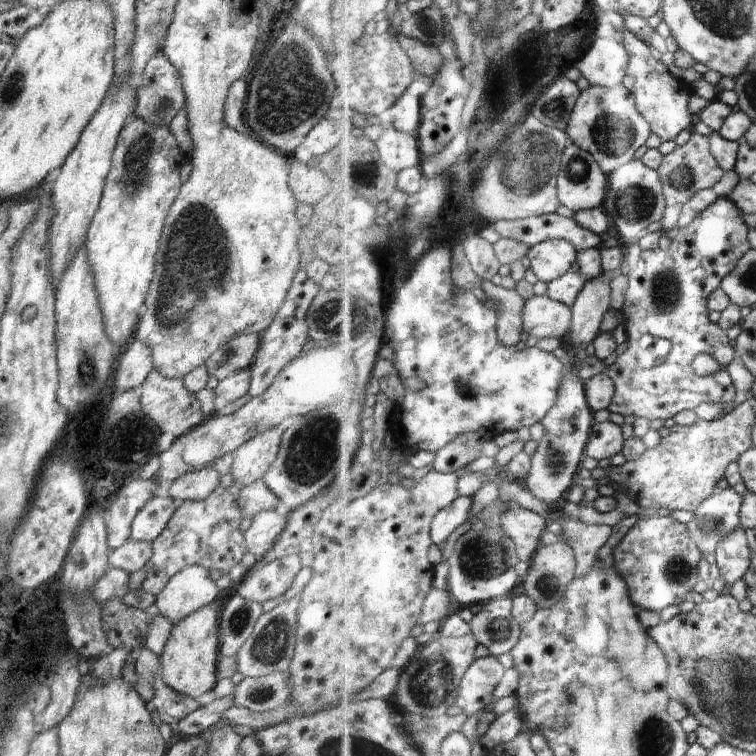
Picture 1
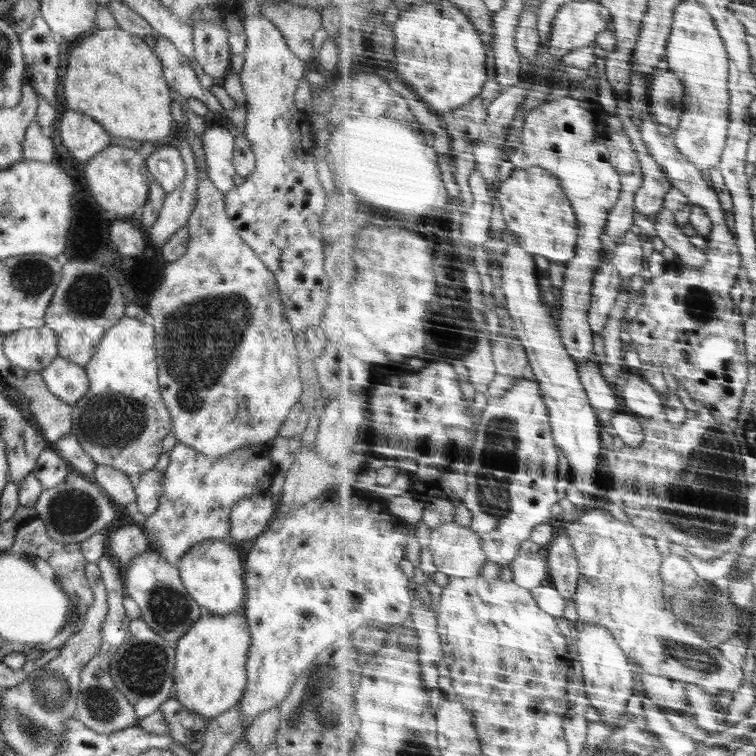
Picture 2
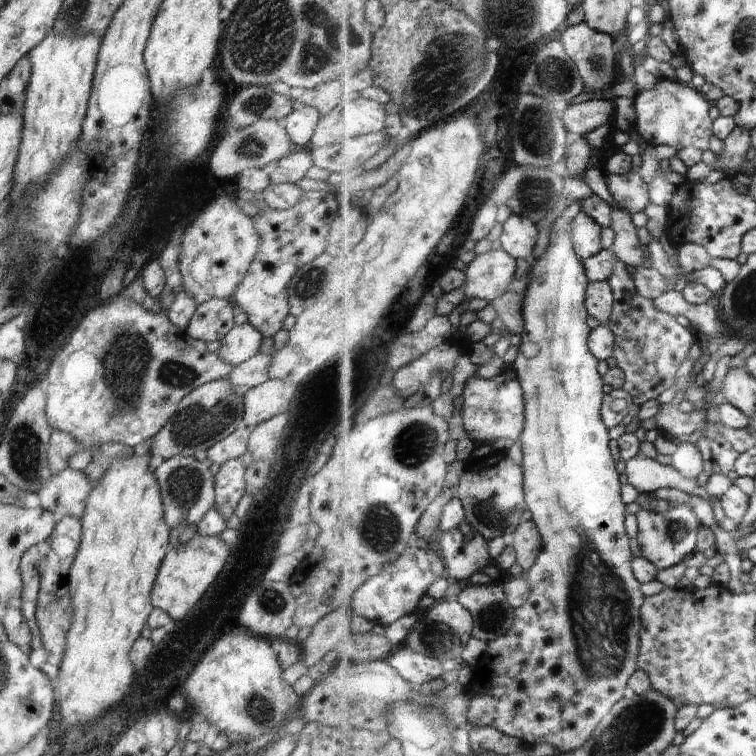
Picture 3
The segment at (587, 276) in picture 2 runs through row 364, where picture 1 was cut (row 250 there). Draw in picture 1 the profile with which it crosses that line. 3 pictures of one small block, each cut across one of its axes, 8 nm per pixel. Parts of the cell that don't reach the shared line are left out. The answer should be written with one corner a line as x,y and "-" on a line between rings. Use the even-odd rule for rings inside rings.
560,214
502,222
496,224
496,228
504,238
516,238
531,247
550,239
564,239
573,242
579,252
602,247
605,239
599,234
594,234
594,231
580,226
574,217
567,218

